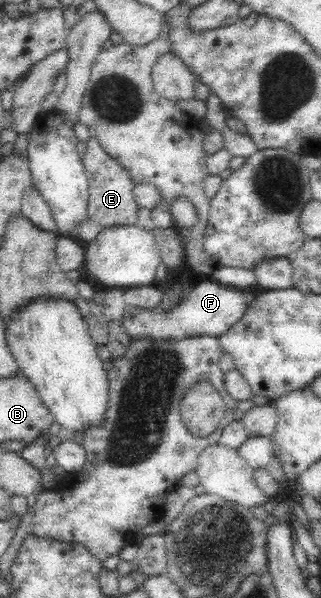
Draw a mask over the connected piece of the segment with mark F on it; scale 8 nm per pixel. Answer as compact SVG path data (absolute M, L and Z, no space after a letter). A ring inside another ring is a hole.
M217 280L202 281L191 288L181 302L167 310L159 312L158 308L147 309L131 305L125 307L123 312L123 327L130 339L153 338L158 342L191 338L191 336L219 336L223 335L231 326L234 326L247 312L255 294L251 289L236 289L222 285Z

